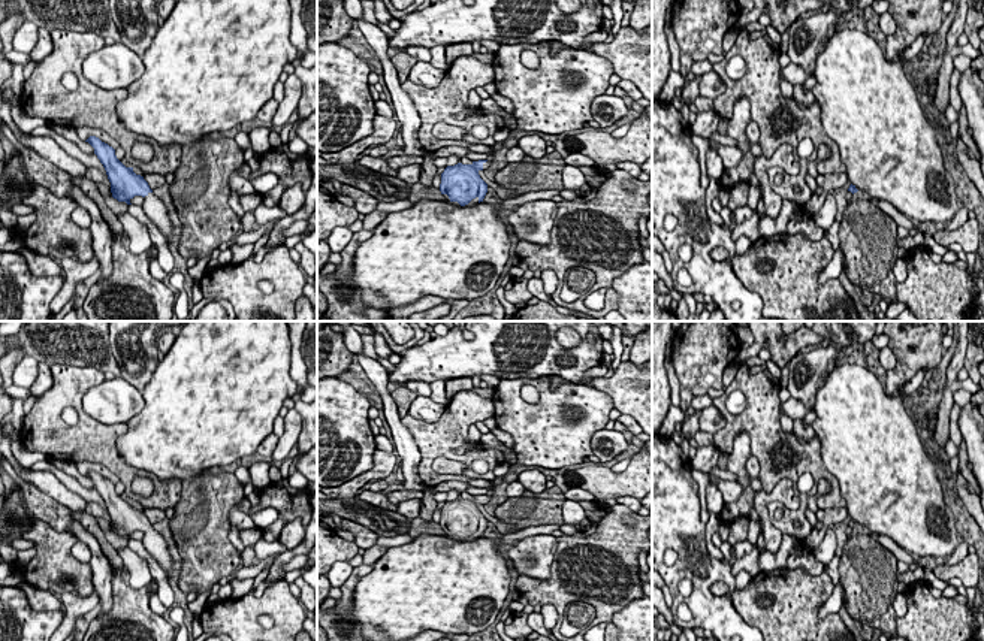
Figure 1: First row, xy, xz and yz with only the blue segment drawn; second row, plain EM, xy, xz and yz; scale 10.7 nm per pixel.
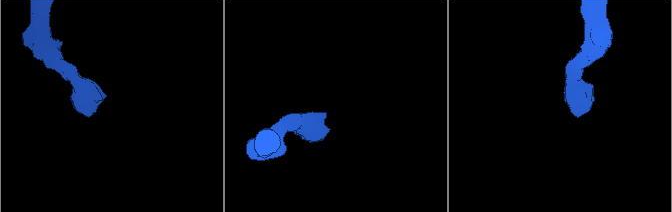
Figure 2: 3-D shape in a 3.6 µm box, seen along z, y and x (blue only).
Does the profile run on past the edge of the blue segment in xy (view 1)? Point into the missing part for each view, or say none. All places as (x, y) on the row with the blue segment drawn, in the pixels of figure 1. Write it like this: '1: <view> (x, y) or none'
1: xy (153, 206)

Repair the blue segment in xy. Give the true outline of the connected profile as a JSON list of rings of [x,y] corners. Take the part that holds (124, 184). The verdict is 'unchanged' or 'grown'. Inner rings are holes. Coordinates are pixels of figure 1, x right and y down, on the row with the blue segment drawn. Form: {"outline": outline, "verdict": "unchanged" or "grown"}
{"outline": [[[90,136],[88,142],[94,148],[94,154],[103,164],[111,182],[112,197],[118,202],[132,205],[135,196],[142,196],[142,209],[153,224],[156,224],[166,238],[167,247],[172,241],[173,224],[169,218],[166,205],[153,193],[144,176],[136,175],[133,167],[126,167],[115,155],[115,149],[102,142],[96,136]]], "verdict": "grown"}

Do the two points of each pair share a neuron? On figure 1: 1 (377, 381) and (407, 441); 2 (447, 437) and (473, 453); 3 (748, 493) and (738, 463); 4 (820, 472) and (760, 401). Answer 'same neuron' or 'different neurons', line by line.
1: same neuron
2: same neuron
3: same neuron
4: same neuron

